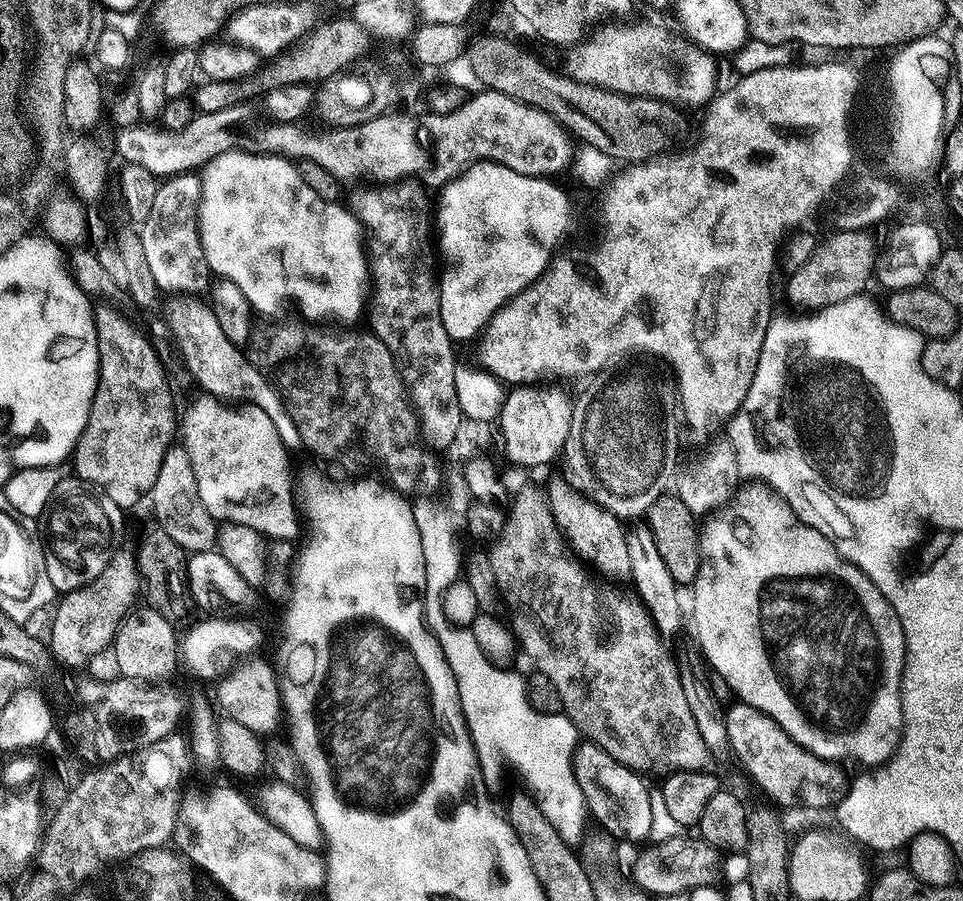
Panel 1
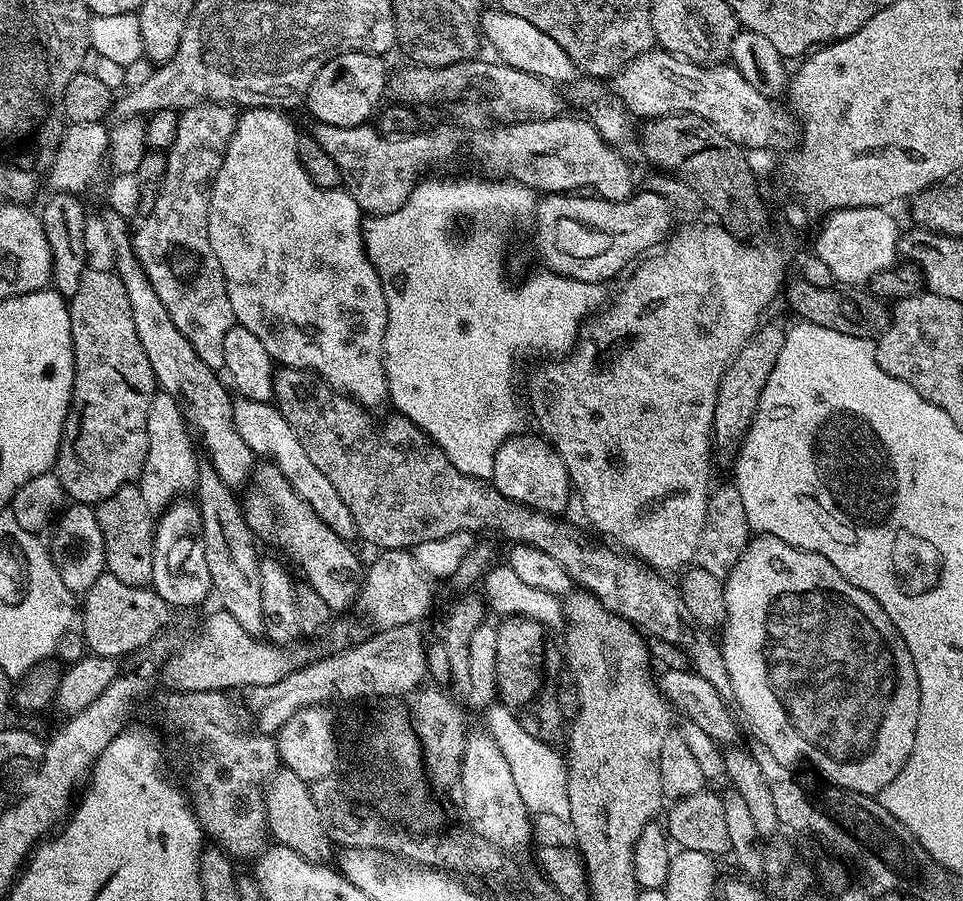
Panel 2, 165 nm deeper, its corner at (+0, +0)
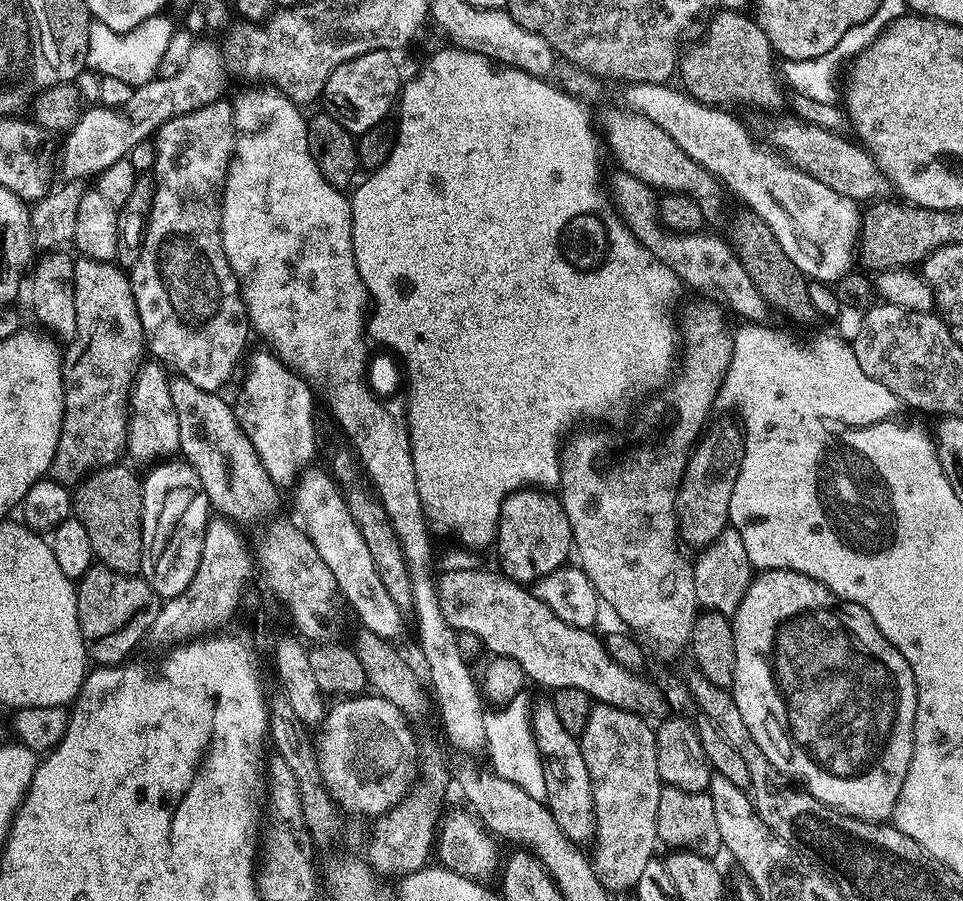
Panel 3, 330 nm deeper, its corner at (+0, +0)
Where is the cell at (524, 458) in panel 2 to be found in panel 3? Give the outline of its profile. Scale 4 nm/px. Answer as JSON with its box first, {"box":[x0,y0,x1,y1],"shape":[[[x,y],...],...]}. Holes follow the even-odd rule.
{"box":[494,494,574,586],"shape":[[[513,494],[504,502],[504,509],[500,512],[500,525],[496,527],[494,549],[500,555],[499,571],[515,584],[532,586],[549,576],[554,570],[565,567],[574,552],[570,522],[564,513],[564,506],[559,499],[550,494],[536,494],[540,496],[524,496],[528,494]]]}

